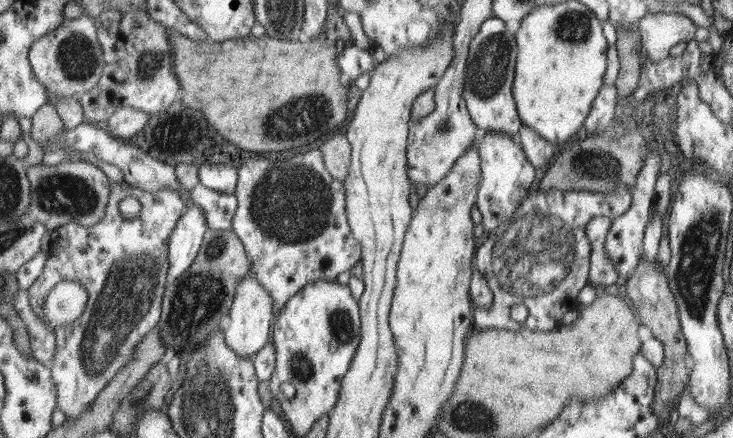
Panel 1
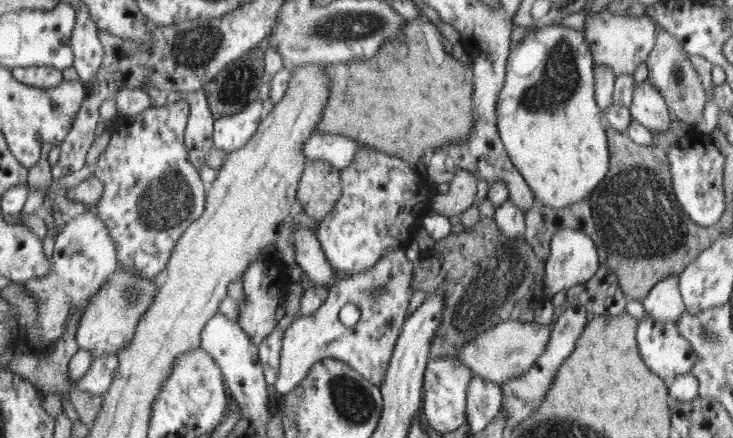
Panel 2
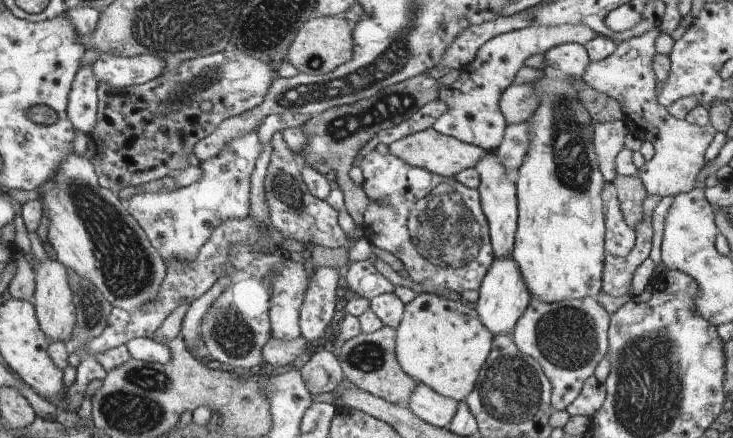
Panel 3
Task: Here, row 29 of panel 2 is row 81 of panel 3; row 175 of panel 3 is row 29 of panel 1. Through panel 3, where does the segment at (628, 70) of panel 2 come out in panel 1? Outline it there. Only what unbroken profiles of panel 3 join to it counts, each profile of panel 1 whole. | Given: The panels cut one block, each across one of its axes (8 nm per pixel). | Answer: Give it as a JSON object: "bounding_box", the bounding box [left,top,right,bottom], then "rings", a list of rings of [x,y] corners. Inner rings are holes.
{"bounding_box":[638,13,699,62],"rings":[[[682,13],[647,14],[640,19],[638,30],[646,53],[658,62],[670,55],[670,48],[679,42],[689,43],[699,28]]]}

